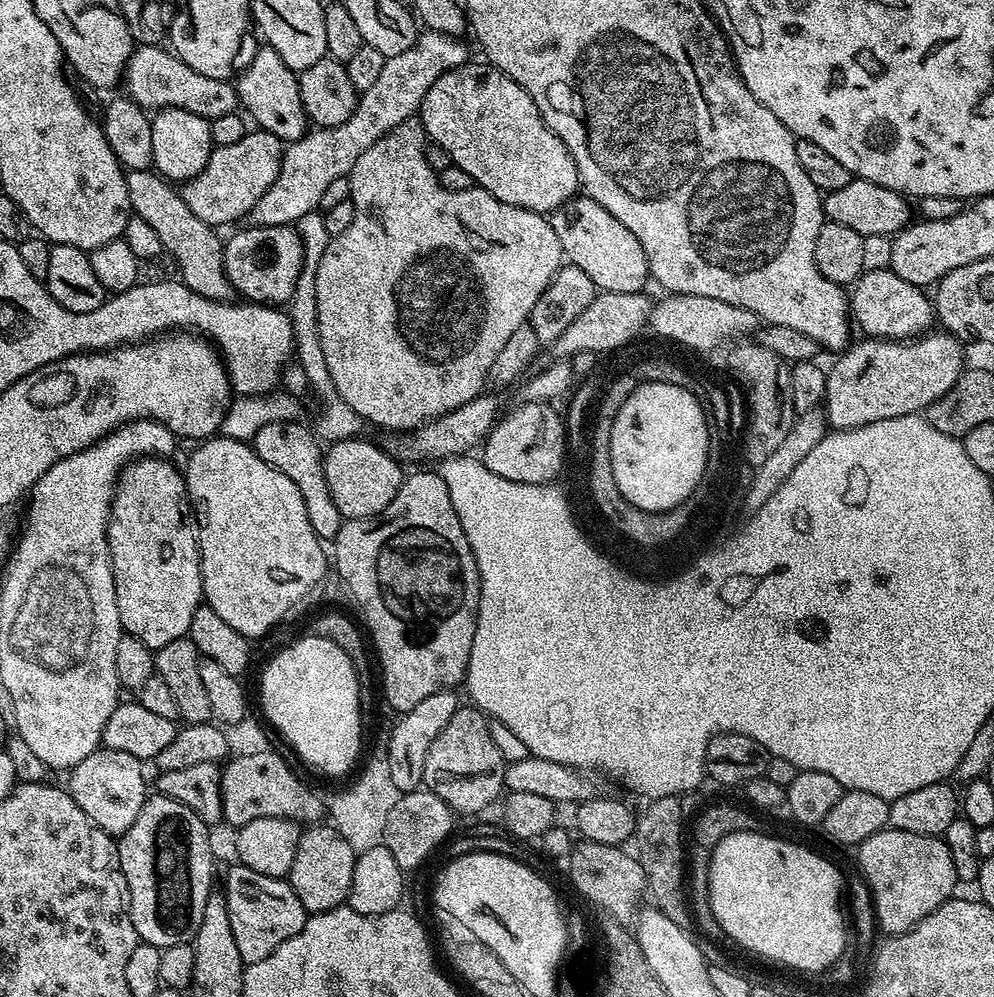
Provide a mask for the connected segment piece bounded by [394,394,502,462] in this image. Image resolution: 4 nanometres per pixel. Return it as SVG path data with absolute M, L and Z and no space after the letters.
M492 394L475 396L470 402L450 410L445 416L438 416L434 420L429 420L427 424L421 424L420 427L411 429L407 434L397 435L395 437L395 455L404 462L407 460L439 462L448 460L451 456L462 456L479 449L488 439L488 435L492 433L492 428L496 425L502 412L499 402L488 395Z

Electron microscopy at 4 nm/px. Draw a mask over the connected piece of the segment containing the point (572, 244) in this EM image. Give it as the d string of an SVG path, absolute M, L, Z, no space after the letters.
M577 194L555 208L550 219L554 234L558 234L560 249L564 251L564 260L584 271L596 289L618 294L634 294L647 289L650 273L642 245L606 206L598 206L598 202L586 194Z

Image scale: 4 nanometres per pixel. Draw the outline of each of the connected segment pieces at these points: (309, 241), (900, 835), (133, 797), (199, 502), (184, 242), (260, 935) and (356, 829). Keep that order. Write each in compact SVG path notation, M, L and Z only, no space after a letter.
M319 211L306 214L300 220L297 220L295 230L302 238L302 246L304 247L304 265L300 271L300 277L296 283L296 289L292 295L290 303L287 305L286 311L292 319L292 329L296 335L295 355L300 356L300 368L304 371L303 379L306 381L307 387L321 400L320 417L314 423L314 431L321 441L331 442L334 440L351 440L359 437L363 428L366 428L366 422L358 414L354 414L354 410L350 410L350 406L346 406L346 402L342 402L342 398L337 394L335 388L332 387L328 371L324 365L322 358L322 346L320 345L320 335L318 334L318 294L316 293L316 271L318 270L318 262L322 258L322 254L326 254L326 246L330 237L326 234L326 222L323 215Z
M885 828L858 845L859 875L872 894L873 910L879 931L888 936L901 936L922 918L942 906L958 888L950 850L939 836L910 834L906 830Z
M103 746L86 754L78 766L70 770L72 776L66 783L66 791L82 806L86 818L94 822L113 838L124 835L130 826L134 826L134 818L138 818L138 810L142 810L150 788L144 785L145 765L134 754L126 754L126 750L110 750Z
M217 434L193 448L196 449L182 471L200 541L203 603L209 604L238 634L249 638L264 636L312 587L323 581L330 568L329 557L324 557L325 545L314 534L314 526L310 526L310 514L306 514L306 502L302 502L298 486L282 470L262 462L251 443Z
M155 171L128 172L126 190L130 194L130 206L133 213L144 219L157 232L165 253L176 263L178 279L194 294L202 294L202 298L211 300L233 299L232 283L224 273L225 241L213 225L202 222L202 218L194 218L190 214L190 206L180 196L179 191L163 176Z
M239 862L233 865L224 876L222 891L230 914L230 930L234 930L234 946L238 946L245 965L250 965L274 954L286 938L294 938L308 921L309 913L305 912L302 902L298 902L298 894L294 894L287 879L258 874L258 870L250 870L250 866Z
M380 757L370 761L350 786L327 797L325 809L331 825L359 854L383 843L387 815L399 797L387 761Z

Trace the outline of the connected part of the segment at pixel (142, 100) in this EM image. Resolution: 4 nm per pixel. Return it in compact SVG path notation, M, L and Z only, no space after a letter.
M140 46L133 51L126 69L127 84L127 95L135 104L145 110L181 108L199 116L211 117L213 114L221 112L235 112L238 108L235 83L218 78L206 78L206 74L198 74L198 70L190 70L190 66L186 66L186 62L182 62L175 52L164 46Z

